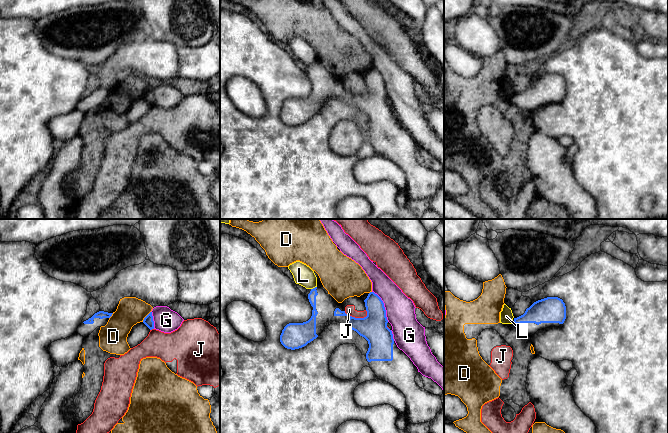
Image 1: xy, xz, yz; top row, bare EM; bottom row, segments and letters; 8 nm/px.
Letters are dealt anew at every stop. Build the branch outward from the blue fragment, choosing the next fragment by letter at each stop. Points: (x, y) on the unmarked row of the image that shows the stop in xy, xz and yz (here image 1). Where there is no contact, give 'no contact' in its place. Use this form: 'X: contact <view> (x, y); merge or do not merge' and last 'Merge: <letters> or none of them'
D: contact xy (146, 92); do not merge
G: contact xz (383, 82); do not merge
J: contact xz (356, 94); do not merge
L: contact xz (313, 64); do not merge
Merge: none of them

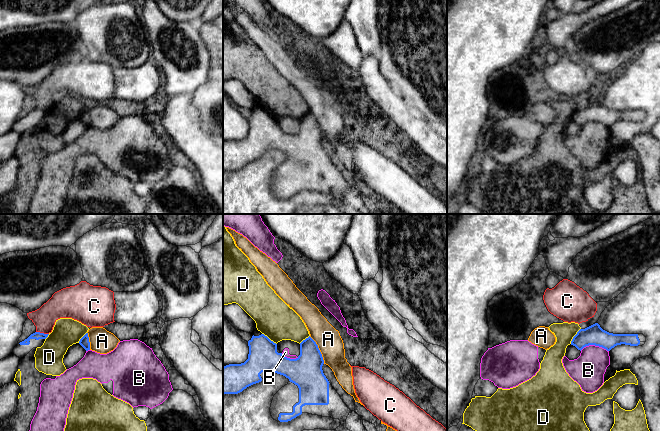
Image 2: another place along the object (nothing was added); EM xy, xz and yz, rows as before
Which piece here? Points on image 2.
A: contact xz (319, 126); do not merge
B: contact yz (594, 120); do not merge
C: contact xy (42, 109); do not merge
D: contact yz (574, 112); do not merge
Merge: none of them

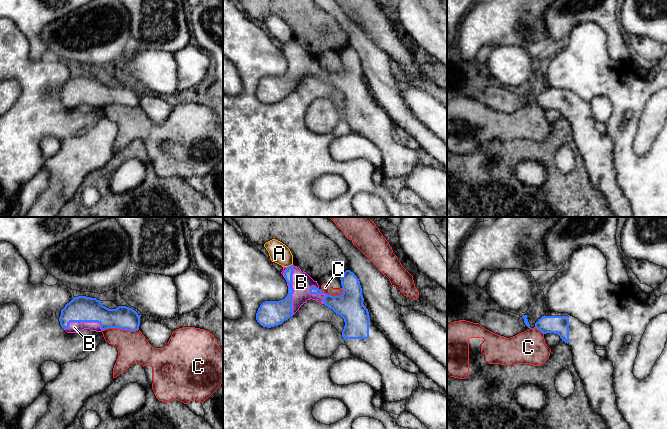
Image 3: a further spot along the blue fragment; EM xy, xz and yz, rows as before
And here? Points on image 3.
A: contact xz (289, 42); do not merge
B: contact xz (292, 65); merge
C: contact xy (120, 104); do not merge
Merge: B

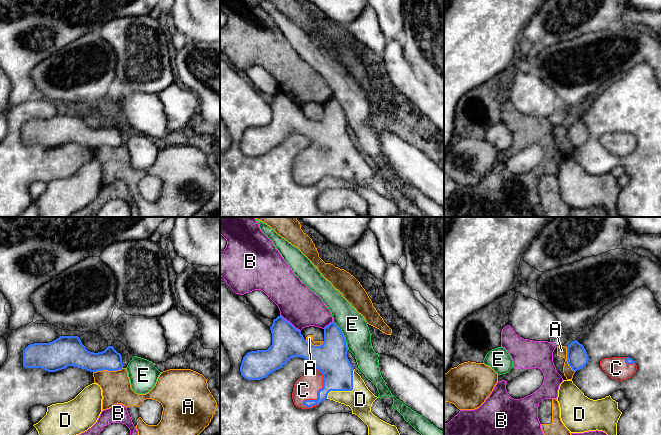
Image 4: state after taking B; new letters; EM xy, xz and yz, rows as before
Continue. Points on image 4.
A: contact xy (107, 145); do not merge
B: contact xz (289, 98); do not merge
C: contact xz (318, 168); merge
D: contact xz (347, 166); merge
E: contact xz (343, 111); do not merge
Merge: C, D

